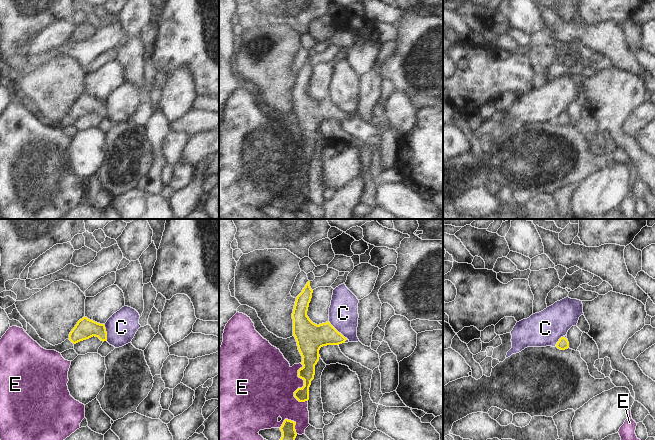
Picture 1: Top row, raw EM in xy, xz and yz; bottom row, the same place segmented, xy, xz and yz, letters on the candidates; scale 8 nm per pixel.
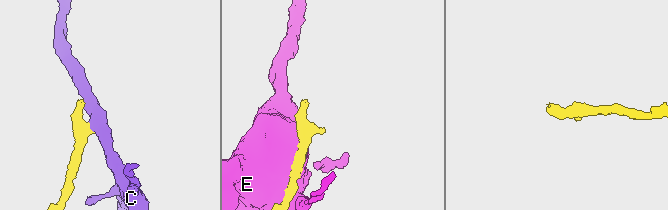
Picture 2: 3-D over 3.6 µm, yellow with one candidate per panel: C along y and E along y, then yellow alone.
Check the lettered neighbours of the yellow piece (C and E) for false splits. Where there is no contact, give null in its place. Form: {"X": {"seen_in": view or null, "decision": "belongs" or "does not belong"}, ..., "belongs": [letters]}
{"C": {"seen_in": "xz", "decision": "does not belong"}, "E": {"seen_in": "xz", "decision": "does not belong"}, "belongs": []}

